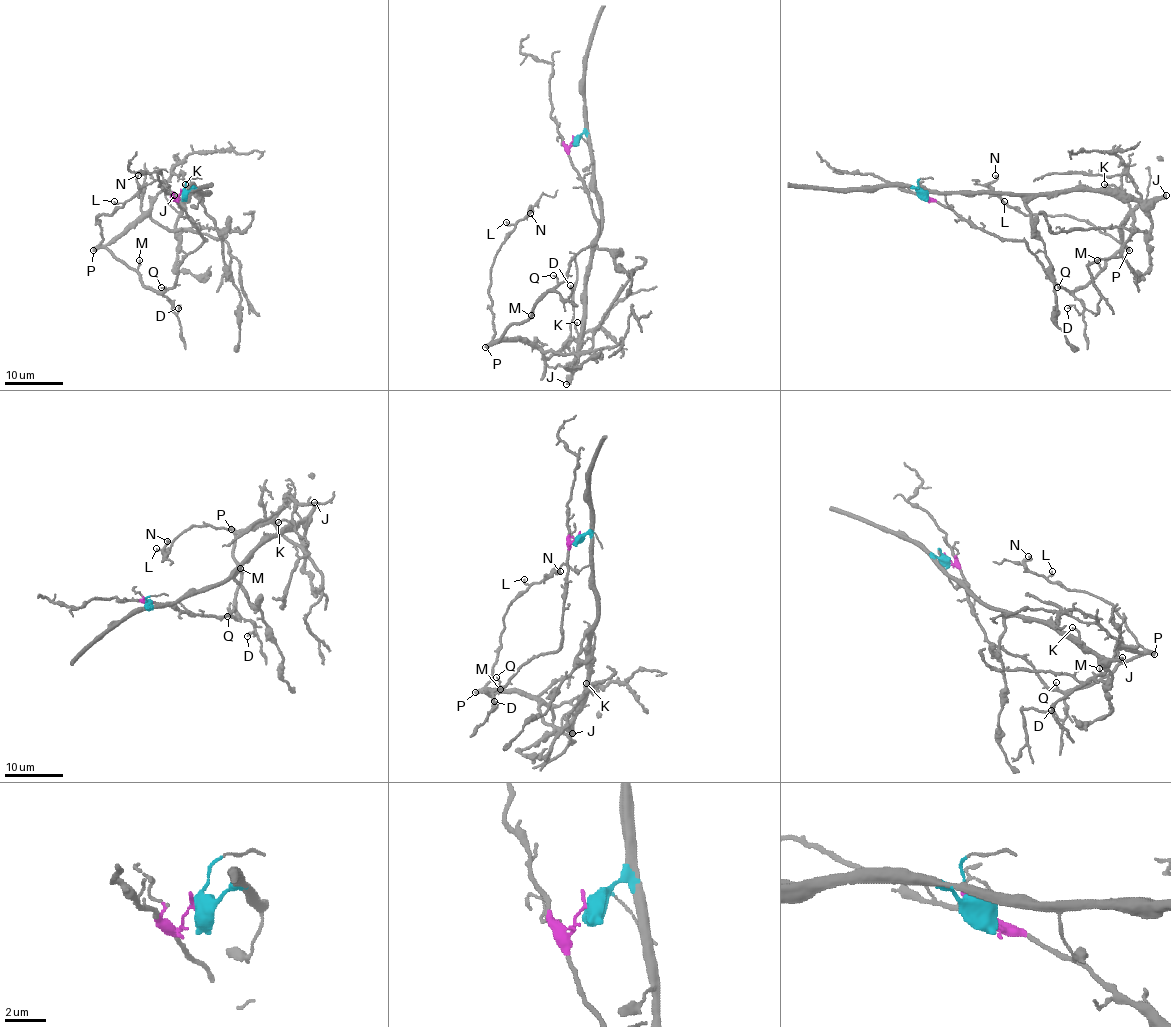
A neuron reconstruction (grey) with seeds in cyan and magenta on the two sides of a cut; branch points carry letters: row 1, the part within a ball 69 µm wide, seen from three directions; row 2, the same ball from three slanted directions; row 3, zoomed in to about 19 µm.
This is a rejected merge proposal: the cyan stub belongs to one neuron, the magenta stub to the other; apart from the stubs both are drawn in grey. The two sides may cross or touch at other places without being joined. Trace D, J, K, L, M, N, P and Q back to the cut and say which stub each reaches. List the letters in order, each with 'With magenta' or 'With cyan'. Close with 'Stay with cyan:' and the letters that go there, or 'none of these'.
D: With magenta
J: With cyan
K: With cyan
L: With magenta
M: With magenta
N: With magenta
P: With magenta
Q: With magenta
Stay with cyan: J, K

